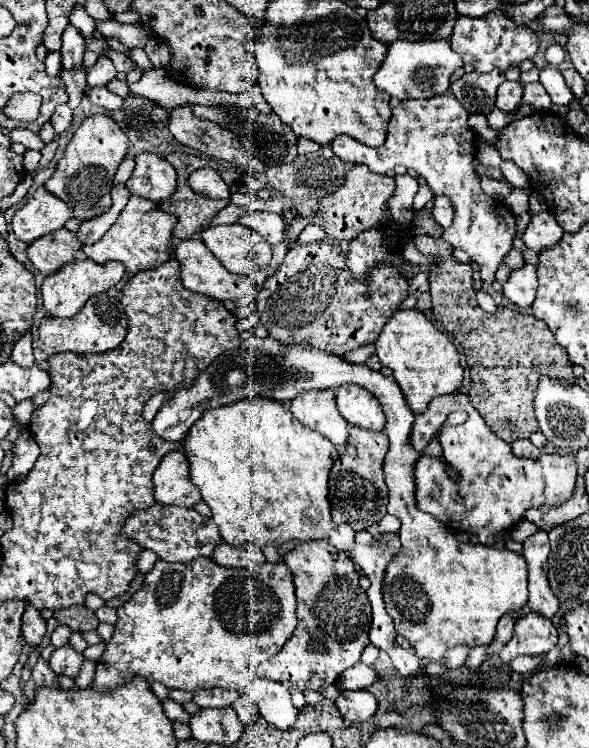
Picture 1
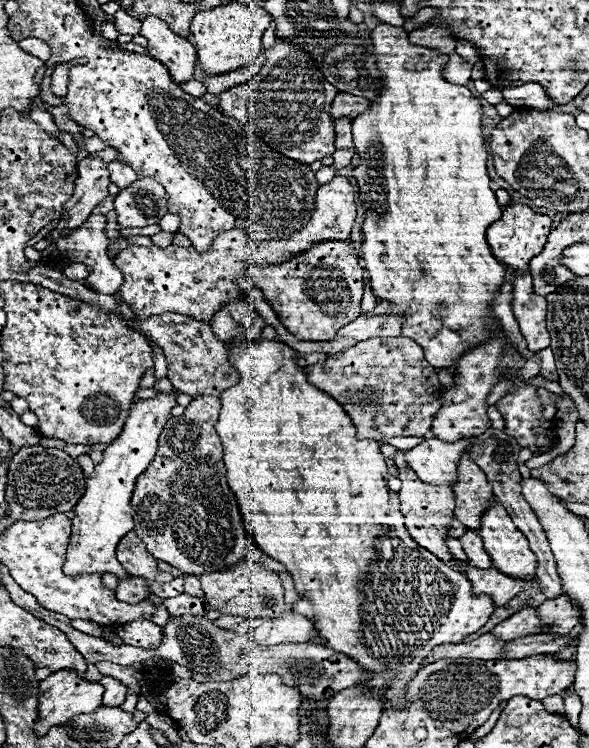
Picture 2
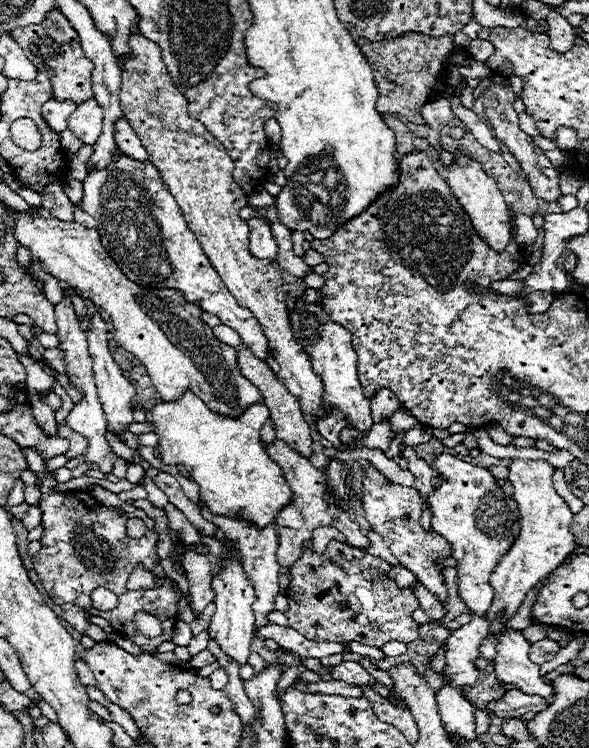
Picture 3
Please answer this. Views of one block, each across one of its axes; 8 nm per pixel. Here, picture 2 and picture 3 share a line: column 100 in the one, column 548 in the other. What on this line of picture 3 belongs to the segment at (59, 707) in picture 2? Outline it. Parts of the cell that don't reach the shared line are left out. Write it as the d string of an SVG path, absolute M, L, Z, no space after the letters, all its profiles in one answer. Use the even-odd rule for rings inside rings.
M502 612L498 616L500 618L490 624L490 634L498 636L494 658L496 678L506 684L514 684L524 694L540 694L542 698L548 698L548 704L552 704L556 696L554 688L542 682L538 664L530 662L528 658L532 644L522 636L520 630L506 626Z

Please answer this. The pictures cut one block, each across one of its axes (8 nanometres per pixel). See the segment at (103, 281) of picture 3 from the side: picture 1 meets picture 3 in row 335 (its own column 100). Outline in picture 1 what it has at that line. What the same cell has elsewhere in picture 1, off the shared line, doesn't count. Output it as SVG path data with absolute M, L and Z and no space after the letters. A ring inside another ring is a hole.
M104 114L88 116L74 132L72 140L64 150L64 156L56 164L54 176L44 186L48 192L64 200L74 210L74 218L90 220L110 208L112 178L116 174L116 168L124 160L126 152L128 152L128 138L112 118Z

